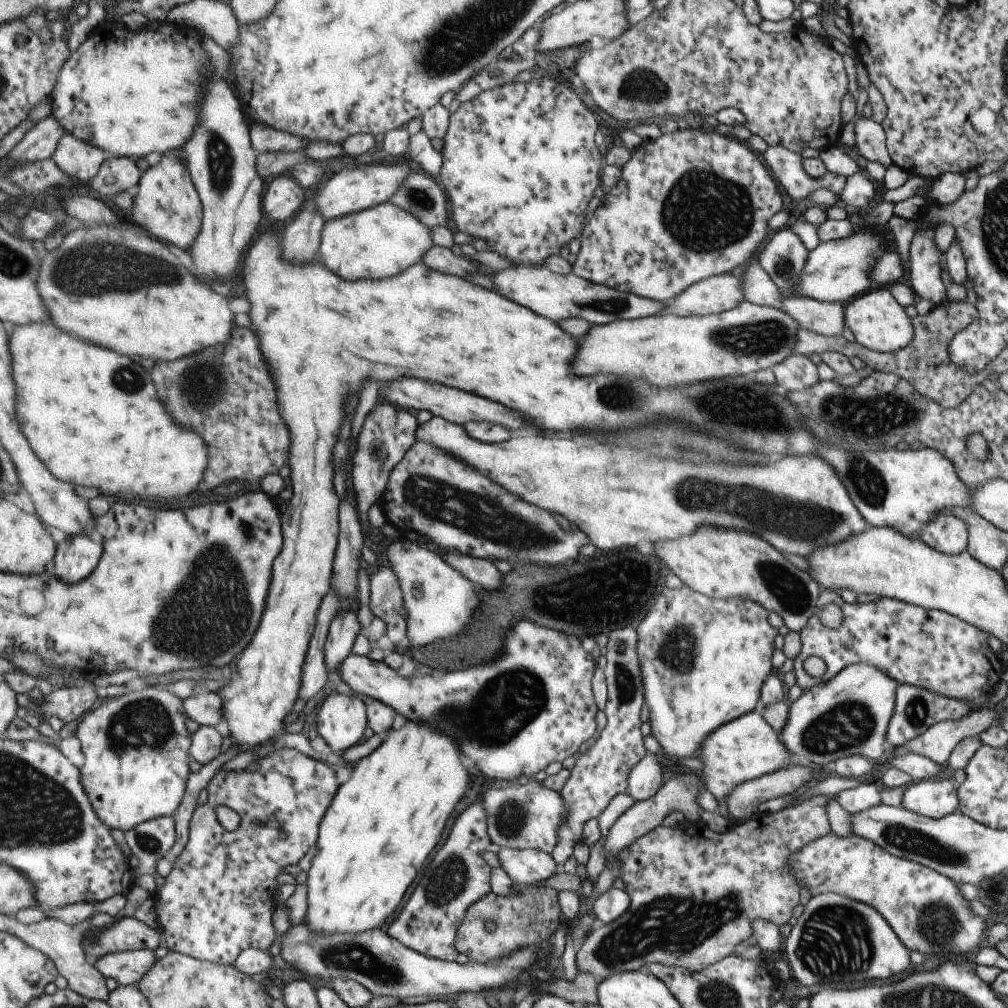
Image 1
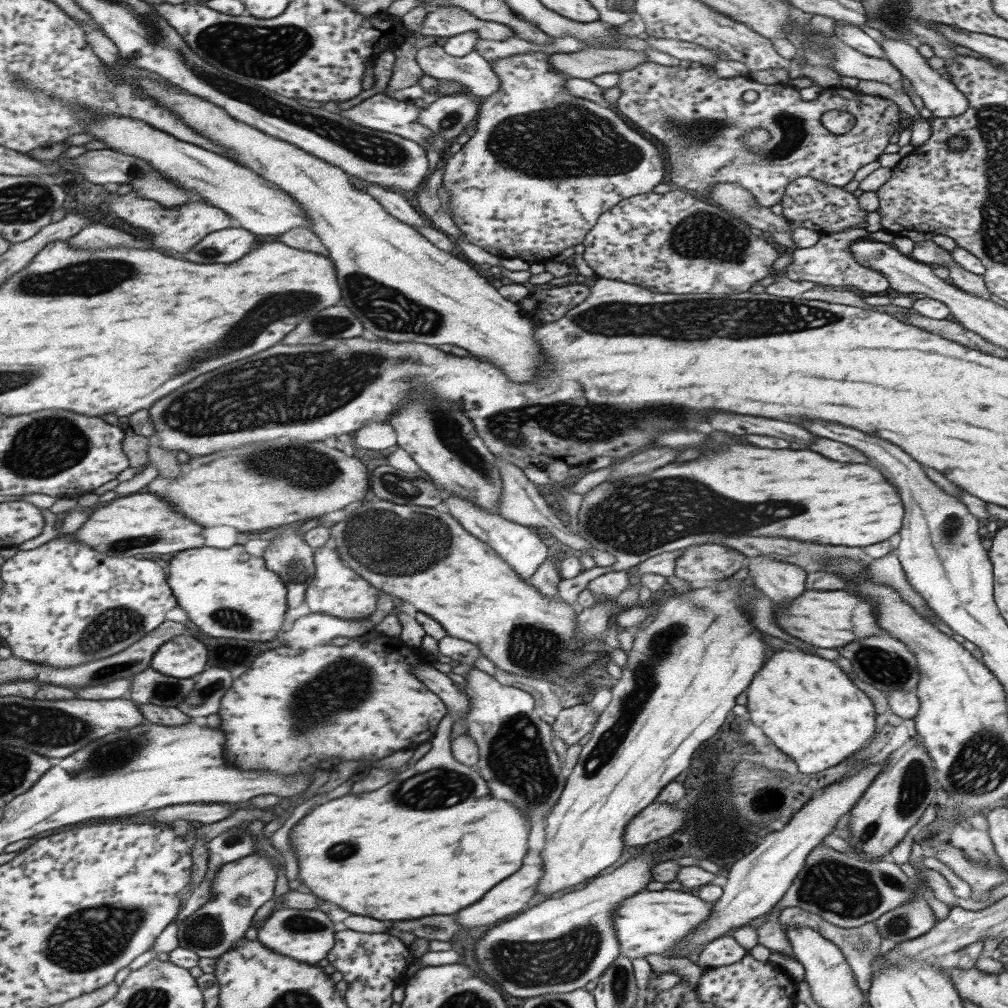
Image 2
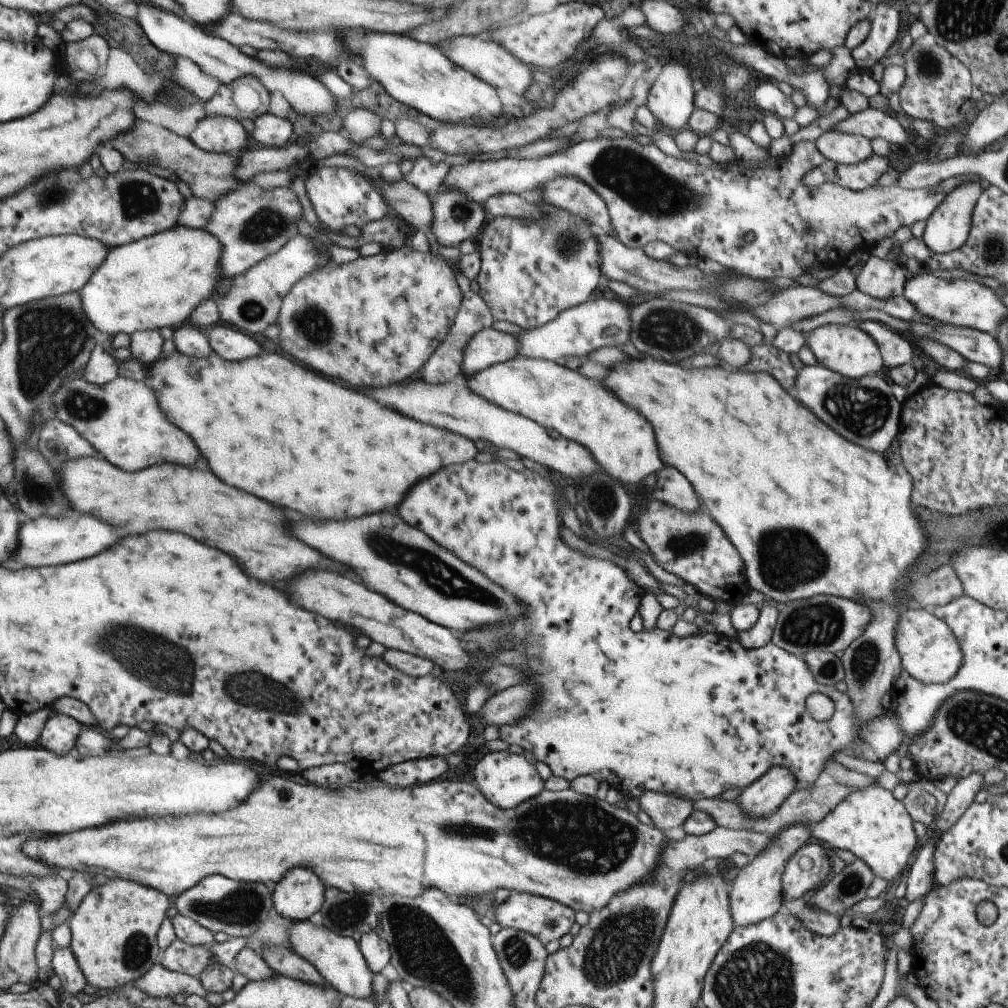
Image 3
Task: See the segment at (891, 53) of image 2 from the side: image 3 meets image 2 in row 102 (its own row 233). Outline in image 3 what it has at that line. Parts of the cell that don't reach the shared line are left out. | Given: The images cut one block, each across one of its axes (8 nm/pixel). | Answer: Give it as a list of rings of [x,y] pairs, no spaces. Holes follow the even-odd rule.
[[[969,180],[948,192],[948,195],[944,196],[938,207],[930,214],[930,217],[926,219],[926,227],[921,239],[926,247],[932,253],[946,253],[956,248],[959,248],[966,239],[972,210],[975,203],[981,194],[984,182],[982,180]]]

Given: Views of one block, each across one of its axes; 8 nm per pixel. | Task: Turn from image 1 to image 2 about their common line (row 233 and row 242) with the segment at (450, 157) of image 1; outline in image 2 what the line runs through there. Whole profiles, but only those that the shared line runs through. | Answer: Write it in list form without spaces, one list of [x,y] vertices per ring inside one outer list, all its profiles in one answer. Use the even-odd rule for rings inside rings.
[[[525,52],[525,54],[517,54],[517,56],[497,58],[495,62],[489,60],[489,64],[491,64],[495,76],[499,78],[497,92],[493,92],[487,98],[480,99],[475,118],[474,134],[461,145],[457,152],[447,158],[443,166],[443,175],[441,175],[441,185],[449,194],[449,210],[451,210],[453,224],[459,229],[458,239],[461,242],[469,242],[469,244],[474,244],[482,249],[495,248],[495,250],[503,252],[507,258],[520,258],[529,264],[545,263],[557,252],[573,247],[575,244],[581,244],[583,237],[589,232],[602,212],[609,210],[624,198],[648,193],[656,184],[666,181],[667,163],[659,156],[655,146],[651,145],[651,139],[638,132],[621,118],[611,106],[593,103],[590,100],[577,98],[577,96],[565,92],[563,83],[568,77],[549,66],[549,54]]]

